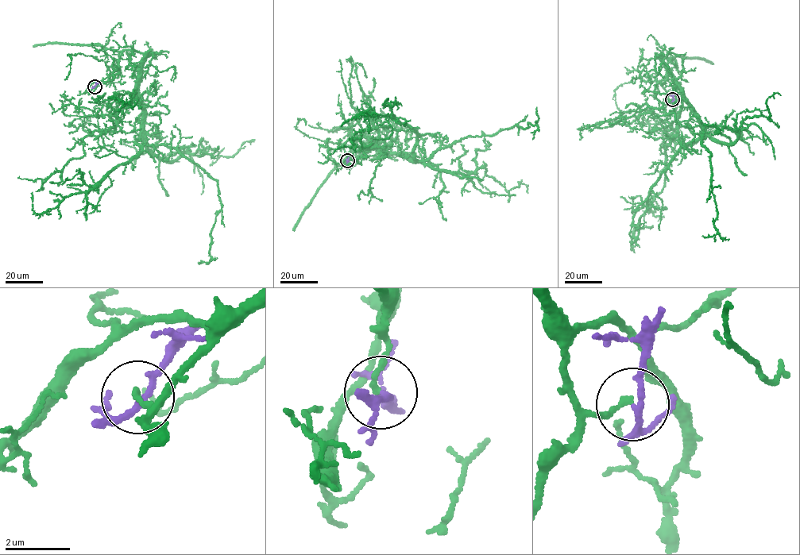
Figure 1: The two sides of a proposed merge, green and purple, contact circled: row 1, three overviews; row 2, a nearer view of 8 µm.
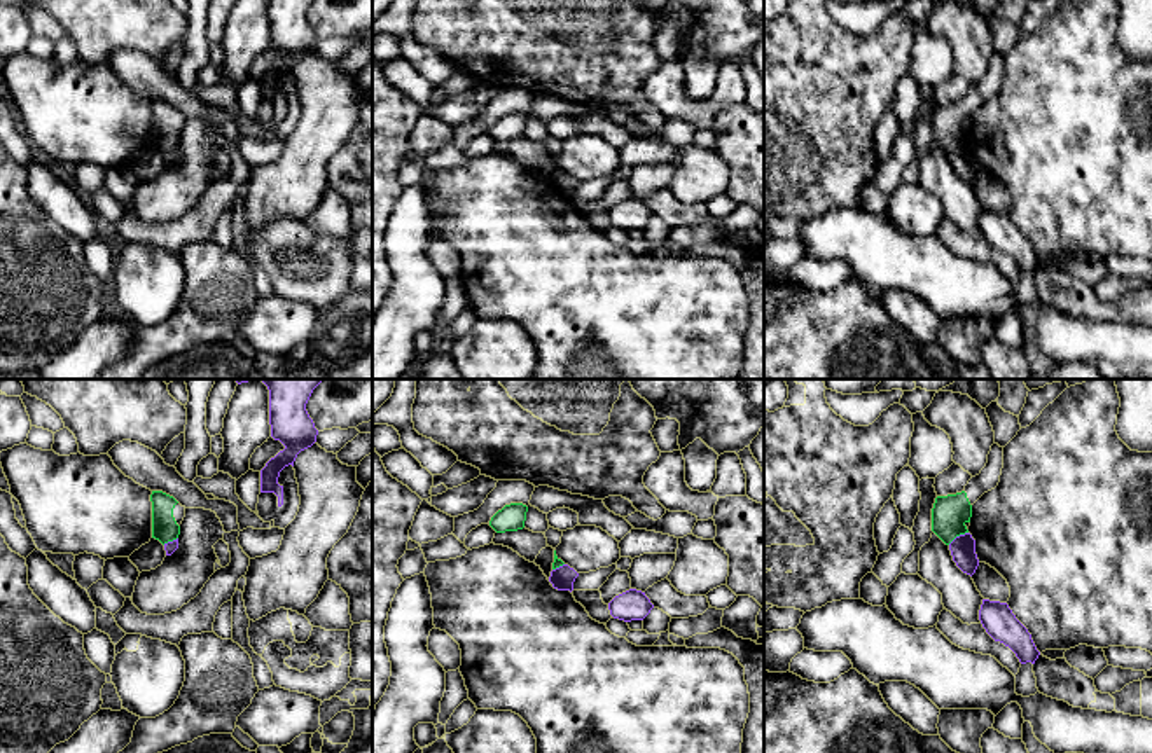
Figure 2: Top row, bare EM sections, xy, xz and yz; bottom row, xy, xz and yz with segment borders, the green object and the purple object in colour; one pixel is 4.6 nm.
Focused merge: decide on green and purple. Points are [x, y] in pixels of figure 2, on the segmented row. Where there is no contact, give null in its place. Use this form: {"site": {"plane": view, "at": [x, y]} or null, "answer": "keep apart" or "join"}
{"site": {"plane": "yz", "at": [957, 535]}, "answer": "join"}

